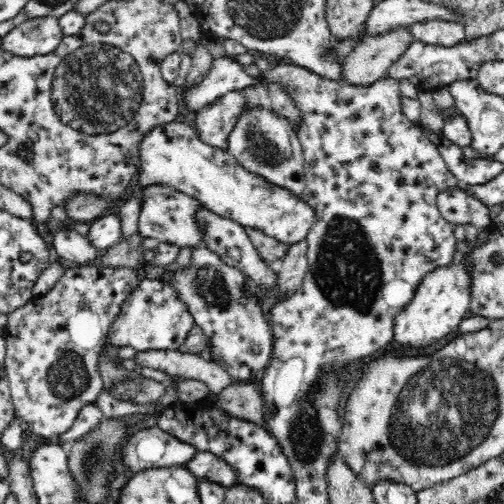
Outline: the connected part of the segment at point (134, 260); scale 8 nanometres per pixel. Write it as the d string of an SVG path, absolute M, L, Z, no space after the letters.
M138 230L126 238L122 237L116 244L108 247L100 256L100 266L108 268L128 268L137 270L140 263L140 243L142 236Z

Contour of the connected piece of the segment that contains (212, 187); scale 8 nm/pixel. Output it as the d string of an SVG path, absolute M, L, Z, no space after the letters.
M168 122L156 126L153 130L146 132L138 143L138 184L141 188L152 185L166 185L172 187L192 198L198 199L202 206L247 229L256 229L275 238L278 242L293 245L307 238L307 234L313 227L317 218L316 211L310 206L301 195L294 194L290 190L273 185L259 174L246 170L226 149L219 149L200 141L193 123Z

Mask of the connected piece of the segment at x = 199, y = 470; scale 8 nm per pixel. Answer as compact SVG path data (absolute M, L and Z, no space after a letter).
M198 451L185 466L199 482L210 481L224 488L230 488L240 482L238 472L230 466L230 463L208 451Z

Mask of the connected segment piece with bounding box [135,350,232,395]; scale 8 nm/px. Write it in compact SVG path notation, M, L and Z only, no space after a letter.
M147 350L135 356L139 368L155 368L170 377L203 382L211 394L217 394L230 386L230 375L205 355L193 355L178 350Z

